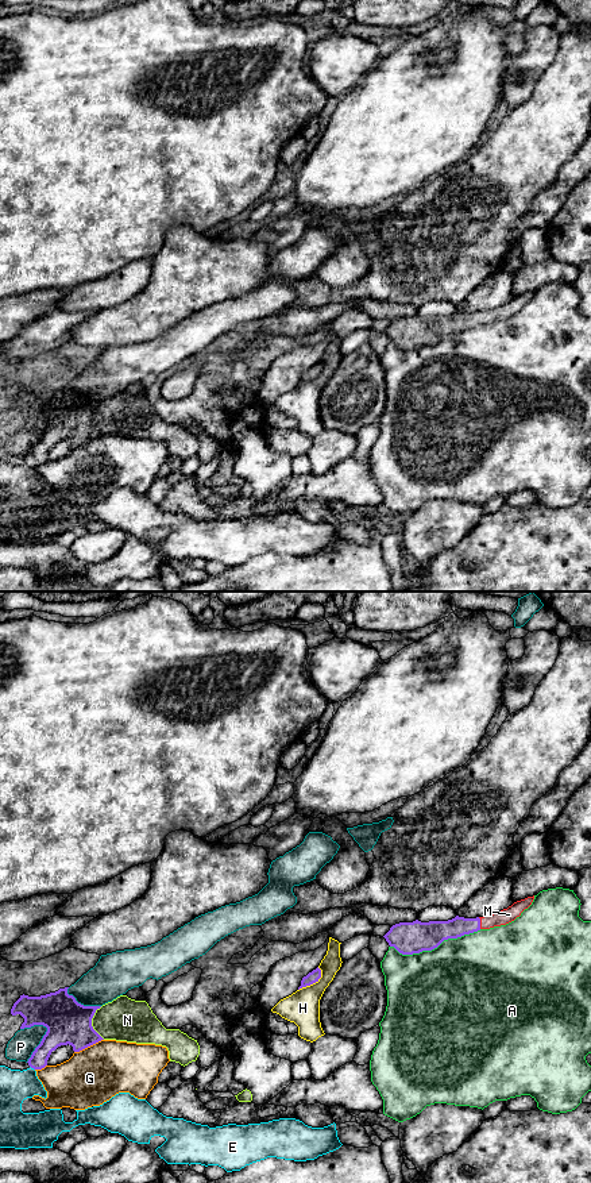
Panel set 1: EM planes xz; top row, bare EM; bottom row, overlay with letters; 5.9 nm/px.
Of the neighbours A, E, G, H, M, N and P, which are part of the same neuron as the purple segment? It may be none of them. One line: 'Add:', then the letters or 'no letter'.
Add: M

